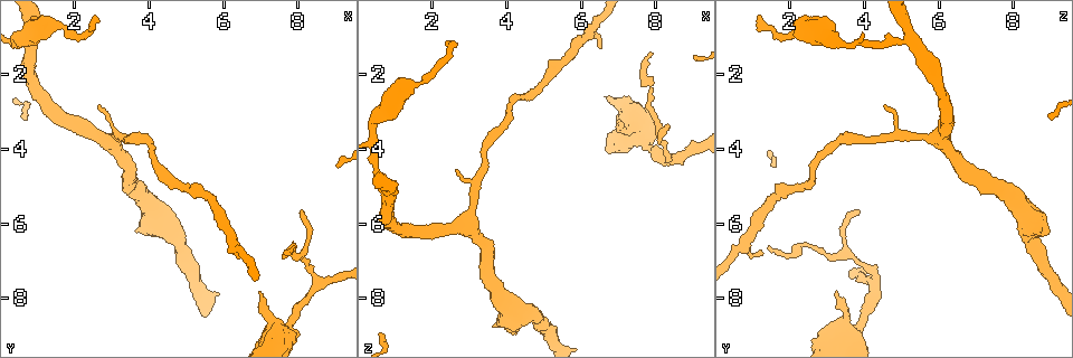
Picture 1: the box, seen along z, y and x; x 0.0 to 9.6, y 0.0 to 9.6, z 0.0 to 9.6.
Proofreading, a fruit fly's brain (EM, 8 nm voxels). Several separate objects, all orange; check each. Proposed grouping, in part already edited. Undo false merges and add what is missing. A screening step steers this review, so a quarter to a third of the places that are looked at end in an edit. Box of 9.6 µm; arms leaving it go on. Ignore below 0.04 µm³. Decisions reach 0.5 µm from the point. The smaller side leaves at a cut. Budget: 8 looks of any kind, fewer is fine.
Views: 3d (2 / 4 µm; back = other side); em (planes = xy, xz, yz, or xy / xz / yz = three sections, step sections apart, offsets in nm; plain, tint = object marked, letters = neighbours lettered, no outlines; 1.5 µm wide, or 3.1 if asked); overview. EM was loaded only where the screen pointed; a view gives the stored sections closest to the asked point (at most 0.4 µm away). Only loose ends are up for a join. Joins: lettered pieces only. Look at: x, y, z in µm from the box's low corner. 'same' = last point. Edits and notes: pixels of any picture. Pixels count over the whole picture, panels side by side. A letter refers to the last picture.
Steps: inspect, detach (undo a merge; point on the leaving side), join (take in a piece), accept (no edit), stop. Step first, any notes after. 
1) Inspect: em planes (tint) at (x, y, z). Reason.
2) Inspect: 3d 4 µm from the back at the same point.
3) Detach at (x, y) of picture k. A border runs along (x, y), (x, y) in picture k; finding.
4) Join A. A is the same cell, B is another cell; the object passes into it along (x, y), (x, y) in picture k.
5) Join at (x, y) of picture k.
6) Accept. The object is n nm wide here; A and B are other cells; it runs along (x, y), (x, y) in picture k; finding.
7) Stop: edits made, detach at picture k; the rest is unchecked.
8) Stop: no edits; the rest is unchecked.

Inspect: em planes (letters) at (0.75, 1.20, 5.30). A fork.

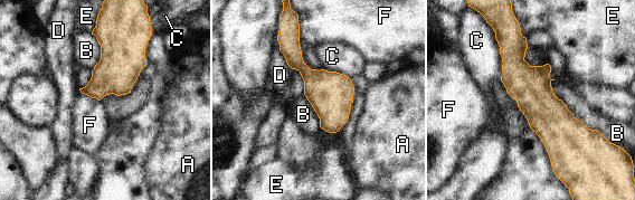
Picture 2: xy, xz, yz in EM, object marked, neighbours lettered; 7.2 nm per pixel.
Accept. The longest contact is with B, 550 nm; A, B, C, D, E and F are other cells; a border runs along (517, 103), (530, 127) in picture 2; continuous, no second neuron.

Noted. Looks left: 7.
Inspect: 3d 2 µm at (1.50, 0.75, 2.30). Calibre changes.

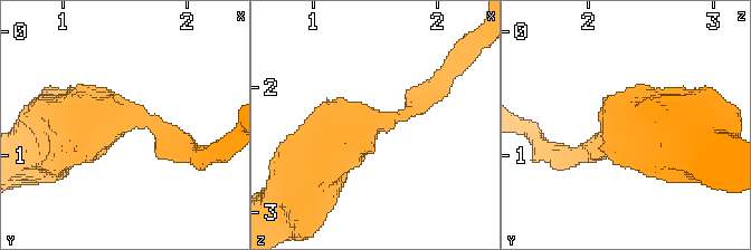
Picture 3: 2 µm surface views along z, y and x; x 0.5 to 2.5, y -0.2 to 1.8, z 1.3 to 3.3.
Inspect: em planes (letters) at (1.46, 0.70, 2.26). Now the EM.

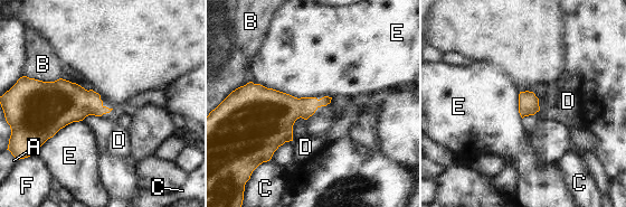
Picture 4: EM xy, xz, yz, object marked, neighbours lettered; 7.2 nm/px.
Accept. The longest contact is with E, 600 nm; A, B, C, D, E and F are other cells; a border runs along (252, 81), (297, 97), (331, 97) in picture 4; all the same neuron.

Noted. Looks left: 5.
Inspect: em planes (letters) at (7.00, 7.80, 3.20). Free end.

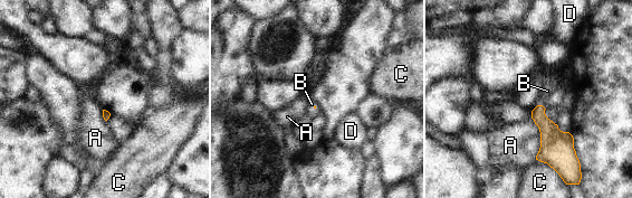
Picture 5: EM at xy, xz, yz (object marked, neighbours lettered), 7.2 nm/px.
Join B. B is the same cell, A, C and D are other cells; the object passes into it along (552, 138), (539, 105), (547, 91) in picture 5; the neuron continues.

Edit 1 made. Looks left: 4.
Stop: edits made, join at picture 5; the rest is unchecked.

